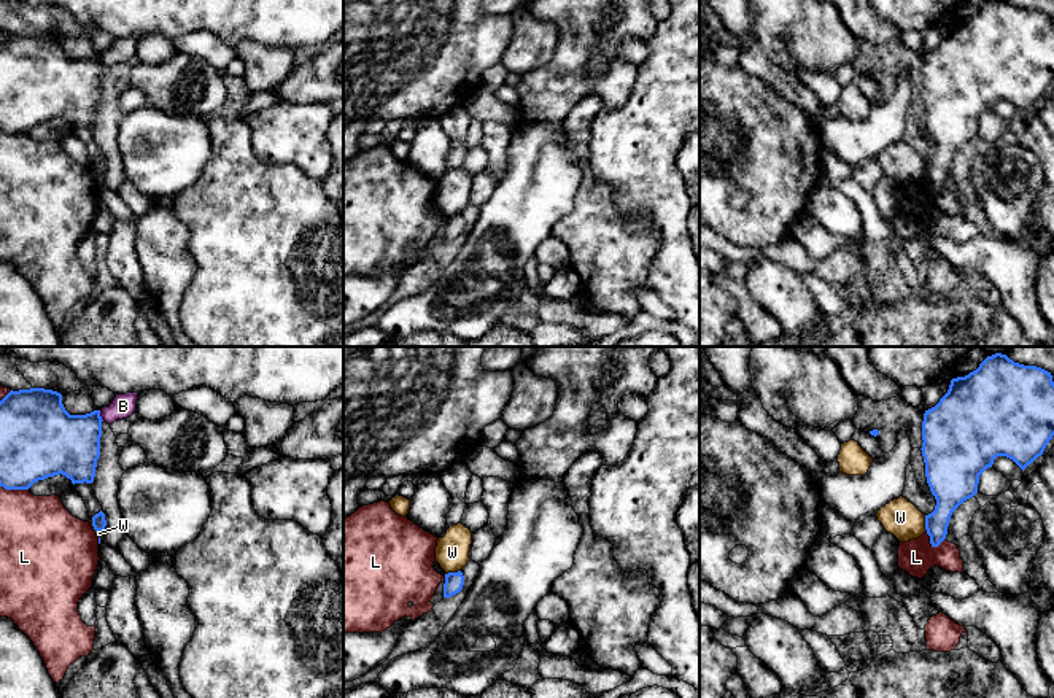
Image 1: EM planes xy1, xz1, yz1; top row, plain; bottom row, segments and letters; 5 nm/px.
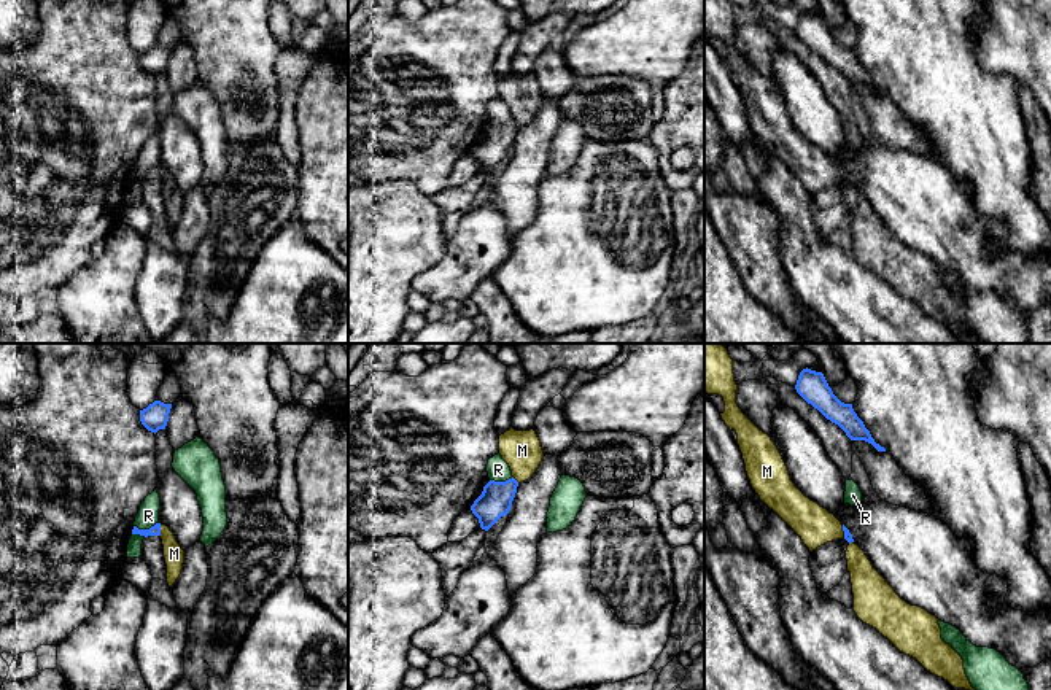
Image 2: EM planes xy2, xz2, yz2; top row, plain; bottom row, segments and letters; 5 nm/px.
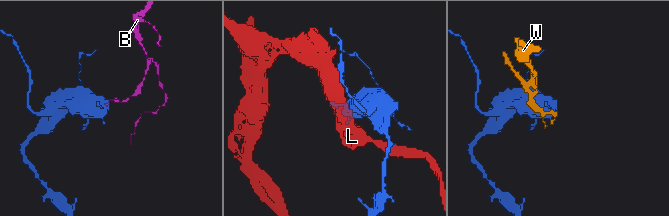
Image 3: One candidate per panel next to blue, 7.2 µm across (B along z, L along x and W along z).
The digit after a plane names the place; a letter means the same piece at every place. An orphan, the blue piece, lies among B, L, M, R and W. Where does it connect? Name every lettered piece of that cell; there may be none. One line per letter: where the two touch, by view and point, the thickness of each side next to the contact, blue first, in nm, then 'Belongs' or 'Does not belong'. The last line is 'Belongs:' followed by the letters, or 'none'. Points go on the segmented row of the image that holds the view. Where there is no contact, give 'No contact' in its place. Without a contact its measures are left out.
B: Touches blue at xy1 (99, 415). Thickness 320 nm (blue) against 120 nm. Does not belong
L: Touches blue at yz1 (932, 544). Thickness 130 nm (blue) against 180 nm. Does not belong
M: Touches blue at xy2 (159, 530). Thickness 50 nm (blue) against 100 nm. Does not belong
R: Touches blue at xy2 (145, 530). Thickness 50 nm (blue) against 110 nm. Does not belong
W: Touches blue at xz1 (452, 573). Thickness 100 nm (blue) against 170 nm. Does not belong
Belongs: none

